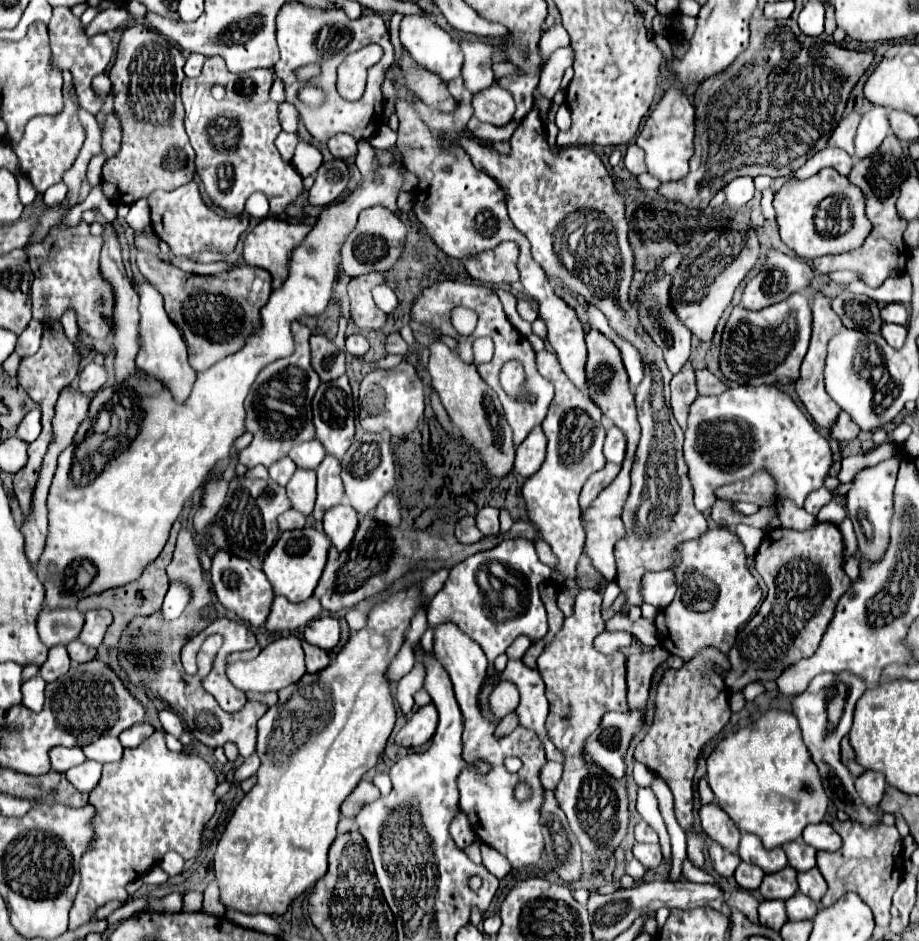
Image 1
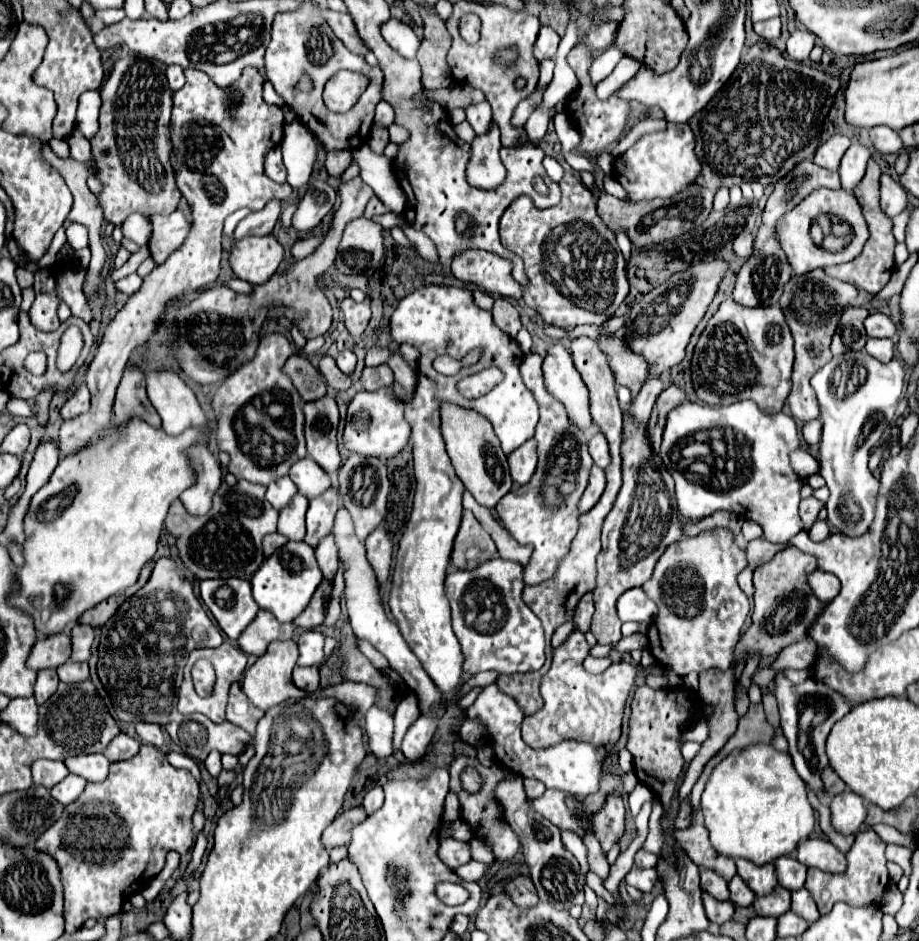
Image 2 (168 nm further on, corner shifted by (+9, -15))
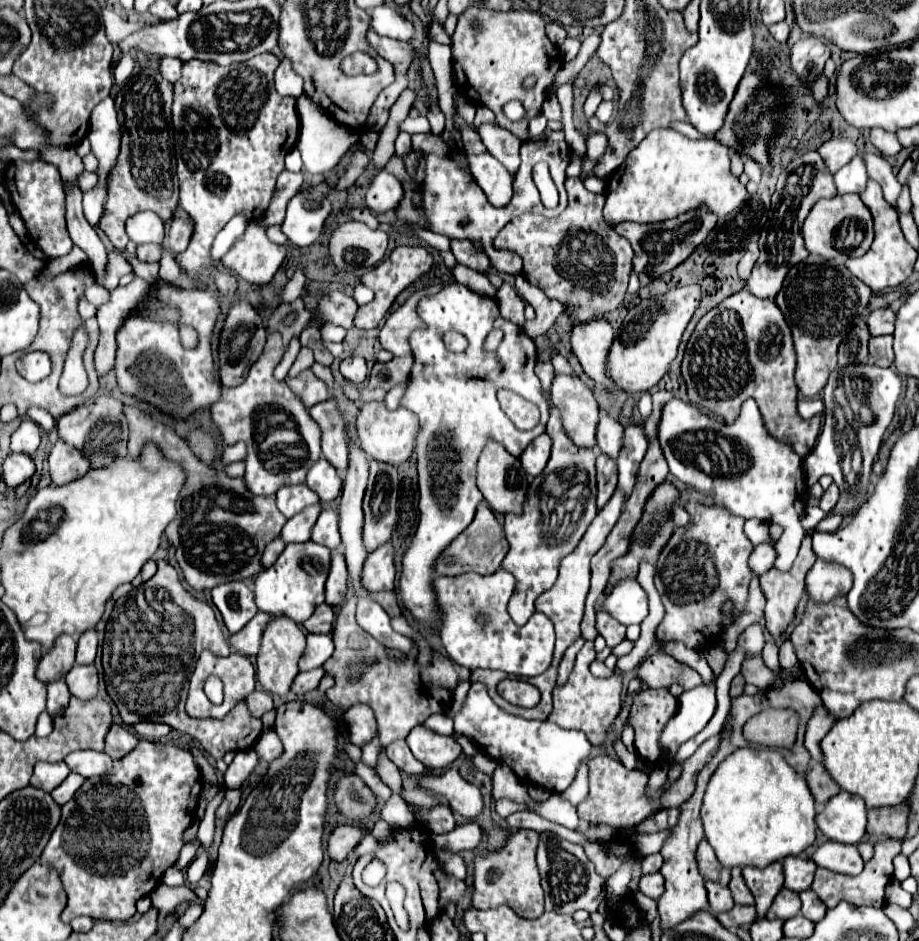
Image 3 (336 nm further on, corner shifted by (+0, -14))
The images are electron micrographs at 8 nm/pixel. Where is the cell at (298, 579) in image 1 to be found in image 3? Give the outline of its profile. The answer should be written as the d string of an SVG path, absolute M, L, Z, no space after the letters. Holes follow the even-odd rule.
M308 540L302 544L288 544L280 558L254 580L254 598L258 610L266 614L286 614L296 624L302 624L312 616L316 606L324 602L324 582L330 572L332 550Z

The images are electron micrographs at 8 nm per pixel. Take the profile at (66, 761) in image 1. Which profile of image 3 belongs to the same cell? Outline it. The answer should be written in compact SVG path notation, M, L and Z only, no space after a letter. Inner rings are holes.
M38 762L34 766L34 774L30 778L30 786L40 788L44 792L52 792L56 786L64 782L64 778L70 774L70 768L64 762L48 764L48 762Z

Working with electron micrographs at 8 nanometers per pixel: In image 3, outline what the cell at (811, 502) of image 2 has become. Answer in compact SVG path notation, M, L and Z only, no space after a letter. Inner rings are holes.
M830 484L830 488L822 494L820 508L822 508L824 512L830 512L830 510L836 506L838 498L840 498L840 490L838 490L838 486L836 486L836 484Z

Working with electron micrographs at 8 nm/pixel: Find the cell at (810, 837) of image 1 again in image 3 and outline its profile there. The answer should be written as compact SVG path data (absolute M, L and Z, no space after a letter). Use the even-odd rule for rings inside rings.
M832 840L822 844L814 852L812 860L822 868L828 868L828 870L840 872L840 874L850 874L850 876L860 874L862 866L864 866L856 846L840 844L840 842L832 842Z

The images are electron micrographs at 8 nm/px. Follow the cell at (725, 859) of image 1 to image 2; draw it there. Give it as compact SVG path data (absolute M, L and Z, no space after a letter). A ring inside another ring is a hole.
M701 869L701 889L707 891L709 895L713 895L715 899L721 899L721 901L729 899L727 881L711 869Z

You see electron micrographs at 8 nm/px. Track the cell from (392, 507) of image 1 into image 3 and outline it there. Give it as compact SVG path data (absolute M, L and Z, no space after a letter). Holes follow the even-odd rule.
M386 542L372 554L368 554L364 566L362 566L362 576L360 584L364 590L370 592L382 592L382 590L392 590L394 580L396 580L396 570L394 570L394 550L392 544Z

